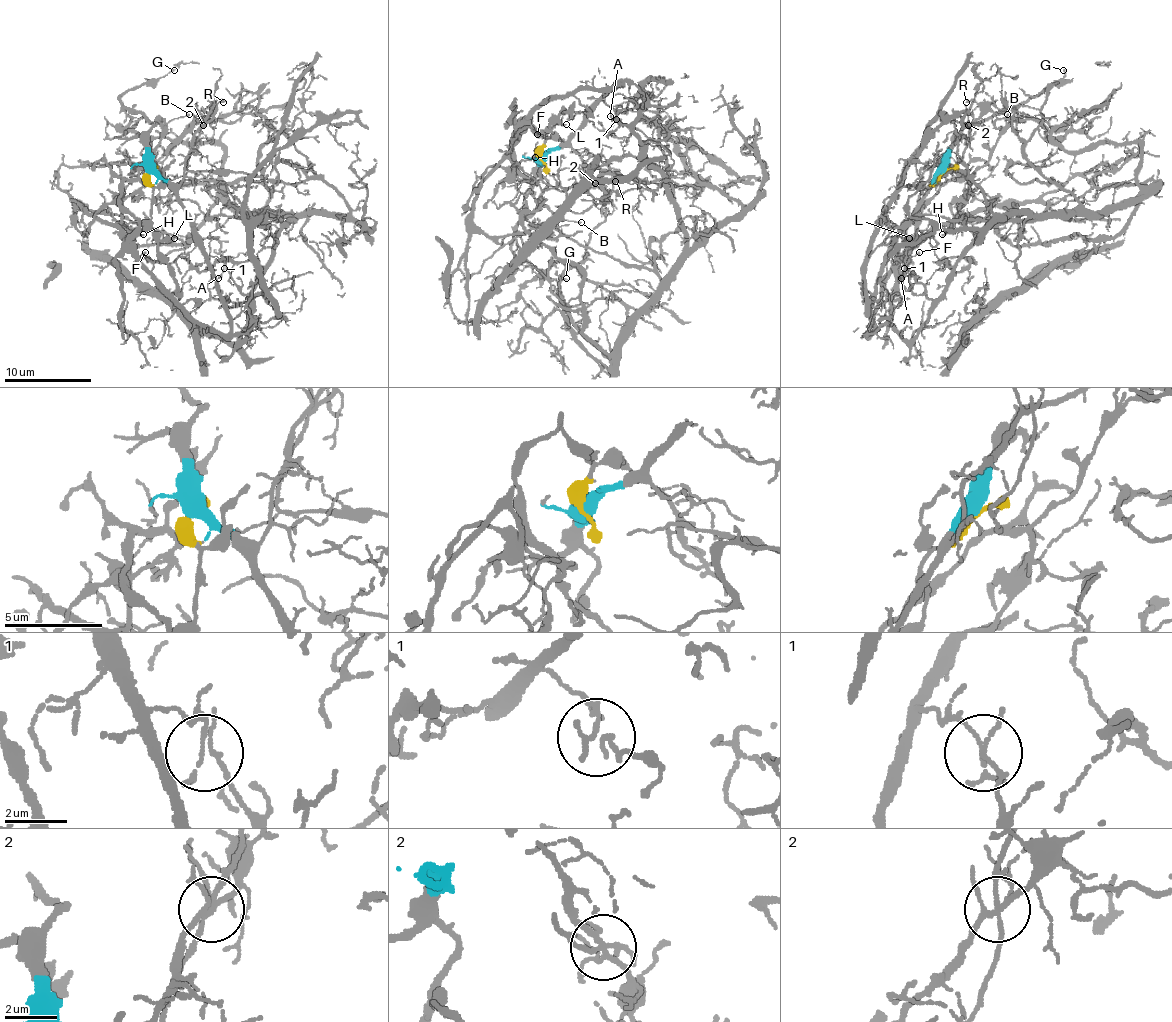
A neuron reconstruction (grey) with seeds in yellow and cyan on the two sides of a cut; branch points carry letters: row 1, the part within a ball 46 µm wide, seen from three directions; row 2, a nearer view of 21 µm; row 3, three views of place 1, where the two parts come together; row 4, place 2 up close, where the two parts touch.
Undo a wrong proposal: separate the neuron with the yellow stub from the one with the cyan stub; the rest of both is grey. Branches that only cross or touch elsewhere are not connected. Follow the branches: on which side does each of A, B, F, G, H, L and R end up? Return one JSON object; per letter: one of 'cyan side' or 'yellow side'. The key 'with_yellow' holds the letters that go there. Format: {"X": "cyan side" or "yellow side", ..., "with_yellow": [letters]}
{"A": "cyan side", "B": "yellow side", "F": "cyan side", "G": "cyan side", "H": "cyan side", "L": "yellow side", "R": "cyan side", "with_yellow": ["B", "L"]}

